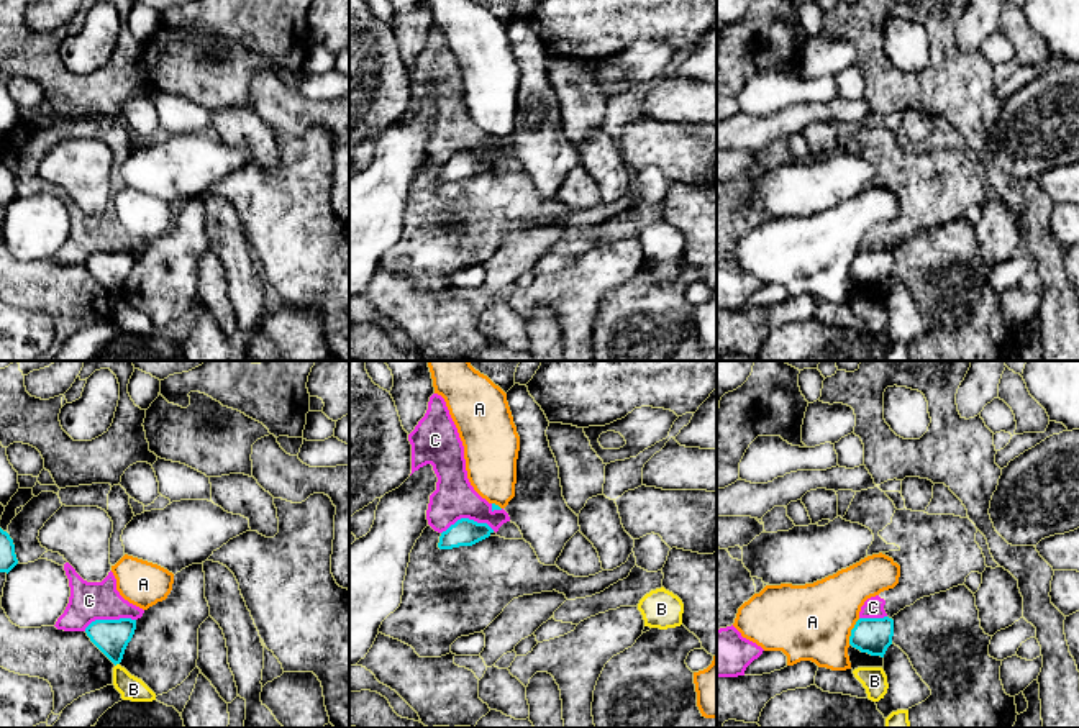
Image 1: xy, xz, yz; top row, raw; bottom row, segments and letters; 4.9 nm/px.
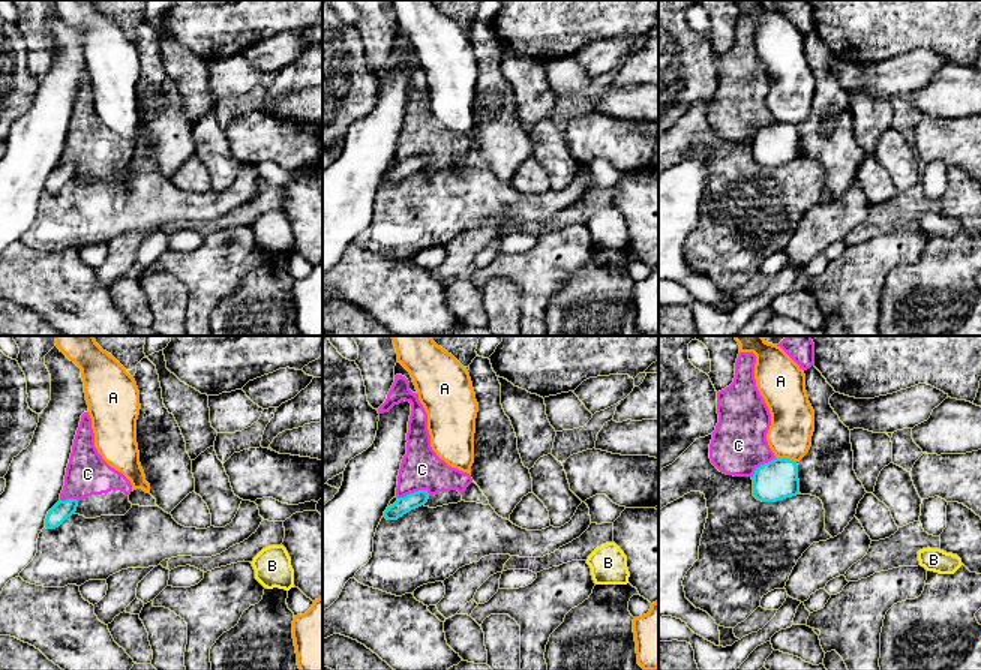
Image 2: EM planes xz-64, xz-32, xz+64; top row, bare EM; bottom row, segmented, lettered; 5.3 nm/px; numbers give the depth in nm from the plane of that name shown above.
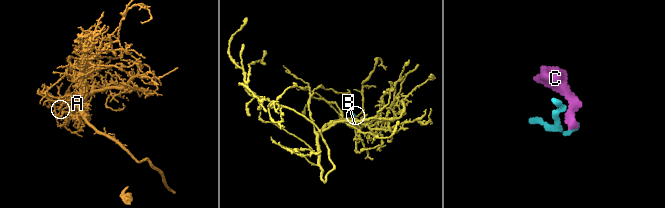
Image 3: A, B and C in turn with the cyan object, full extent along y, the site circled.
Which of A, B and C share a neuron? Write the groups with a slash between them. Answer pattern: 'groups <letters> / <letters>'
groups A / B / C

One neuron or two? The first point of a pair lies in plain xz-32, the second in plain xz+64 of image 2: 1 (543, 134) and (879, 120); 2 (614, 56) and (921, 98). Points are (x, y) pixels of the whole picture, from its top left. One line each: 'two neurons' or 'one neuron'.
1: two neurons
2: two neurons

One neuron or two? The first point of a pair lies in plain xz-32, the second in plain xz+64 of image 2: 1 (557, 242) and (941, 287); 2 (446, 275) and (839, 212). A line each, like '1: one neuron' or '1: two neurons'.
1: two neurons
2: one neuron

